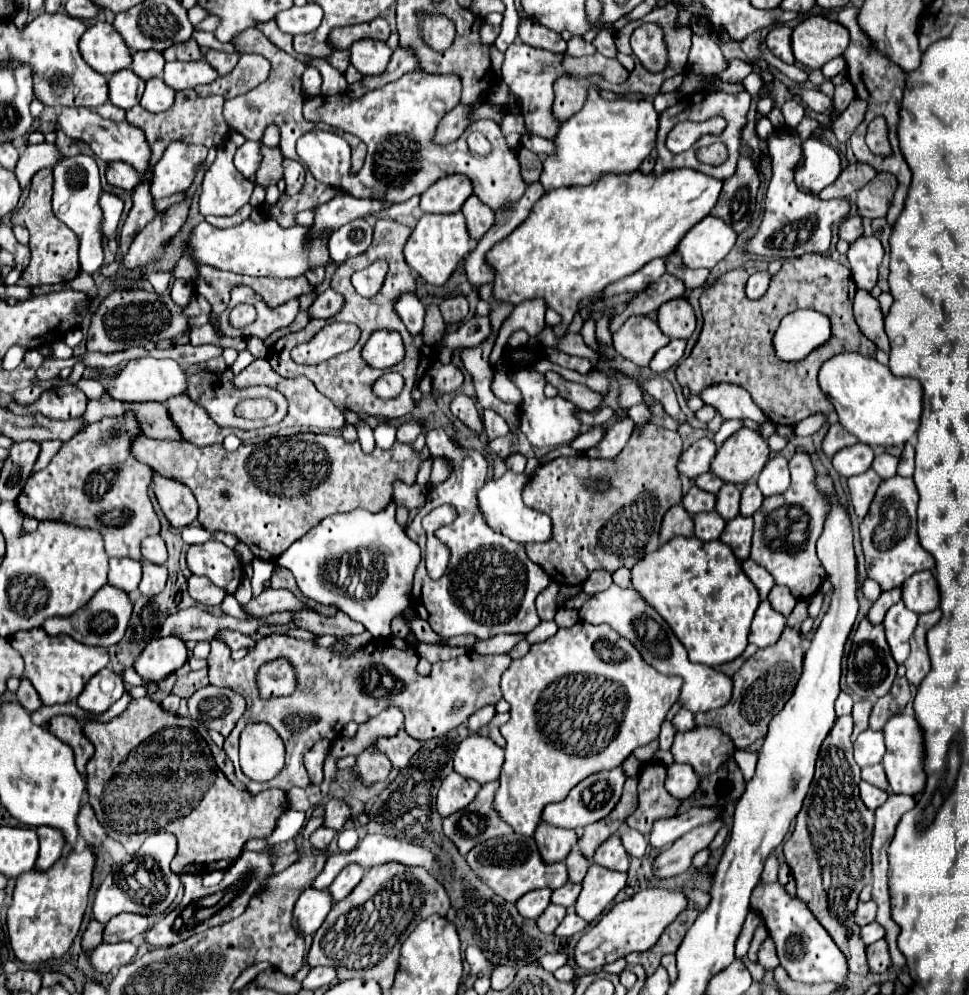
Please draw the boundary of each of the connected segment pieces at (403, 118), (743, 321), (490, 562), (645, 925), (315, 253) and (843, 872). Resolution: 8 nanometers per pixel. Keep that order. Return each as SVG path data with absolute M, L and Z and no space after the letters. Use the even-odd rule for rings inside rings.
M415 70L415 72L403 74L401 80L395 80L395 82L391 82L391 84L379 88L379 90L367 92L359 100L351 100L347 94L307 98L305 100L305 106L303 106L303 116L309 122L325 122L325 124L329 124L333 128L339 128L343 132L349 132L349 134L361 138L367 144L367 158L365 158L361 170L353 174L353 170L351 170L351 148L349 148L349 144L345 140L341 140L341 136L335 134L335 132L311 130L311 132L303 134L297 140L299 160L303 164L307 164L309 172L319 182L325 182L327 186L336 186L342 192L348 193L355 198L385 198L387 202L399 204L399 202L407 200L411 194L423 194L433 182L437 182L439 178L443 178L447 174L465 174L473 182L473 194L483 204L491 206L493 210L507 208L507 206L511 206L513 202L517 202L523 196L523 192L527 190L527 184L521 178L519 160L517 160L515 150L511 150L505 144L503 132L501 132L501 128L495 122L491 122L491 120L479 120L473 126L469 126L467 132L459 140L455 140L453 144L447 144L447 146L437 146L435 144L433 146L433 140L431 138L435 134L437 122L443 118L445 112L449 112L453 106L459 104L461 90L461 78L457 74L427 74L427 72ZM475 130L483 132L489 138L491 146L493 146L487 156L477 156L477 154L469 152L469 148L467 148L467 136L471 132L475 132Z
M825 254L789 258L771 280L771 286L761 300L749 300L745 296L747 278L747 270L737 268L723 274L713 286L703 290L699 304L705 324L691 356L677 368L679 384L689 386L691 394L699 394L705 386L715 382L743 386L767 418L773 424L783 426L795 426L817 412L833 412L833 404L817 384L817 372L823 362L843 352L857 352L869 358L877 352L877 346L861 334L853 318L853 296L857 288L849 268ZM797 308L811 308L827 314L833 326L833 338L801 362L783 362L773 352L773 334L781 318Z
M441 428L427 430L427 446L433 458L447 458L453 466L453 472L449 480L445 480L441 486L437 486L427 494L425 506L419 508L417 516L407 526L407 536L413 542L417 542L421 550L425 550L427 534L421 526L421 518L441 504L455 506L457 518L449 526L439 528L435 532L435 536L451 552L451 562L445 574L439 580L429 578L423 556L415 572L411 606L429 623L433 631L445 638L457 634L473 634L477 640L485 640L501 632L509 632L509 634L531 632L541 622L535 612L535 598L551 584L551 578L527 558L525 546L505 538L499 532L493 532L485 524L477 508L477 496L475 496L479 486L485 484L485 474L487 474L485 456L477 450L457 448L453 442L449 442L447 434Z
M647 888L637 892L633 898L615 904L589 932L579 938L573 952L575 964L587 972L595 972L601 966L625 958L631 952L649 950L659 940L663 930L681 914L681 910L685 910L685 906L687 900L683 888Z
M245 220L233 228L223 228L223 230L203 221L197 228L191 230L183 252L189 252L199 264L209 264L219 270L251 274L251 276L297 278L297 276L303 276L307 270L313 270L319 266L325 268L331 264L329 250L327 250L329 230L323 230L317 238L309 238L309 232L311 232L309 226L281 228L273 220L265 220L265 222ZM235 232L239 232L239 238L233 236Z
M851 714L837 718L833 730L825 738L819 758L817 758L817 768L815 768L815 778L811 782L809 794L803 802L801 812L797 814L797 824L793 830L793 836L785 842L783 852L787 858L787 864L793 870L793 876L797 880L797 896L807 902L809 910L815 914L819 924L829 932L829 936L835 940L839 950L845 954L849 972L855 974L869 974L867 966L867 954L865 954L865 944L861 942L861 928L853 922L853 914L859 902L859 892L863 886L871 884L871 838L873 838L873 812L861 802L859 798L859 780L861 780L861 768L853 760L853 744L851 744L851 730L853 730L853 718Z

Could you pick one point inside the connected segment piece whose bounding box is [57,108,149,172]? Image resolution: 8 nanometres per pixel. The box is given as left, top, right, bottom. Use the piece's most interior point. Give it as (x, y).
(111, 141)

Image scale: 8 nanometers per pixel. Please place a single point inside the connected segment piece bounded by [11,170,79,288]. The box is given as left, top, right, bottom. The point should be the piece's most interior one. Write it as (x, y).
(53, 246)

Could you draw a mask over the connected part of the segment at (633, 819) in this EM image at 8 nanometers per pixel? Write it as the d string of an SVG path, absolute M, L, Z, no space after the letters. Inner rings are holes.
M649 760L641 766L641 772L639 772L639 806L627 818L627 824L631 828L635 828L639 832L649 832L653 820L671 818L677 814L681 800L673 798L665 790L665 786L663 786L665 776L667 776L667 770L657 760Z

